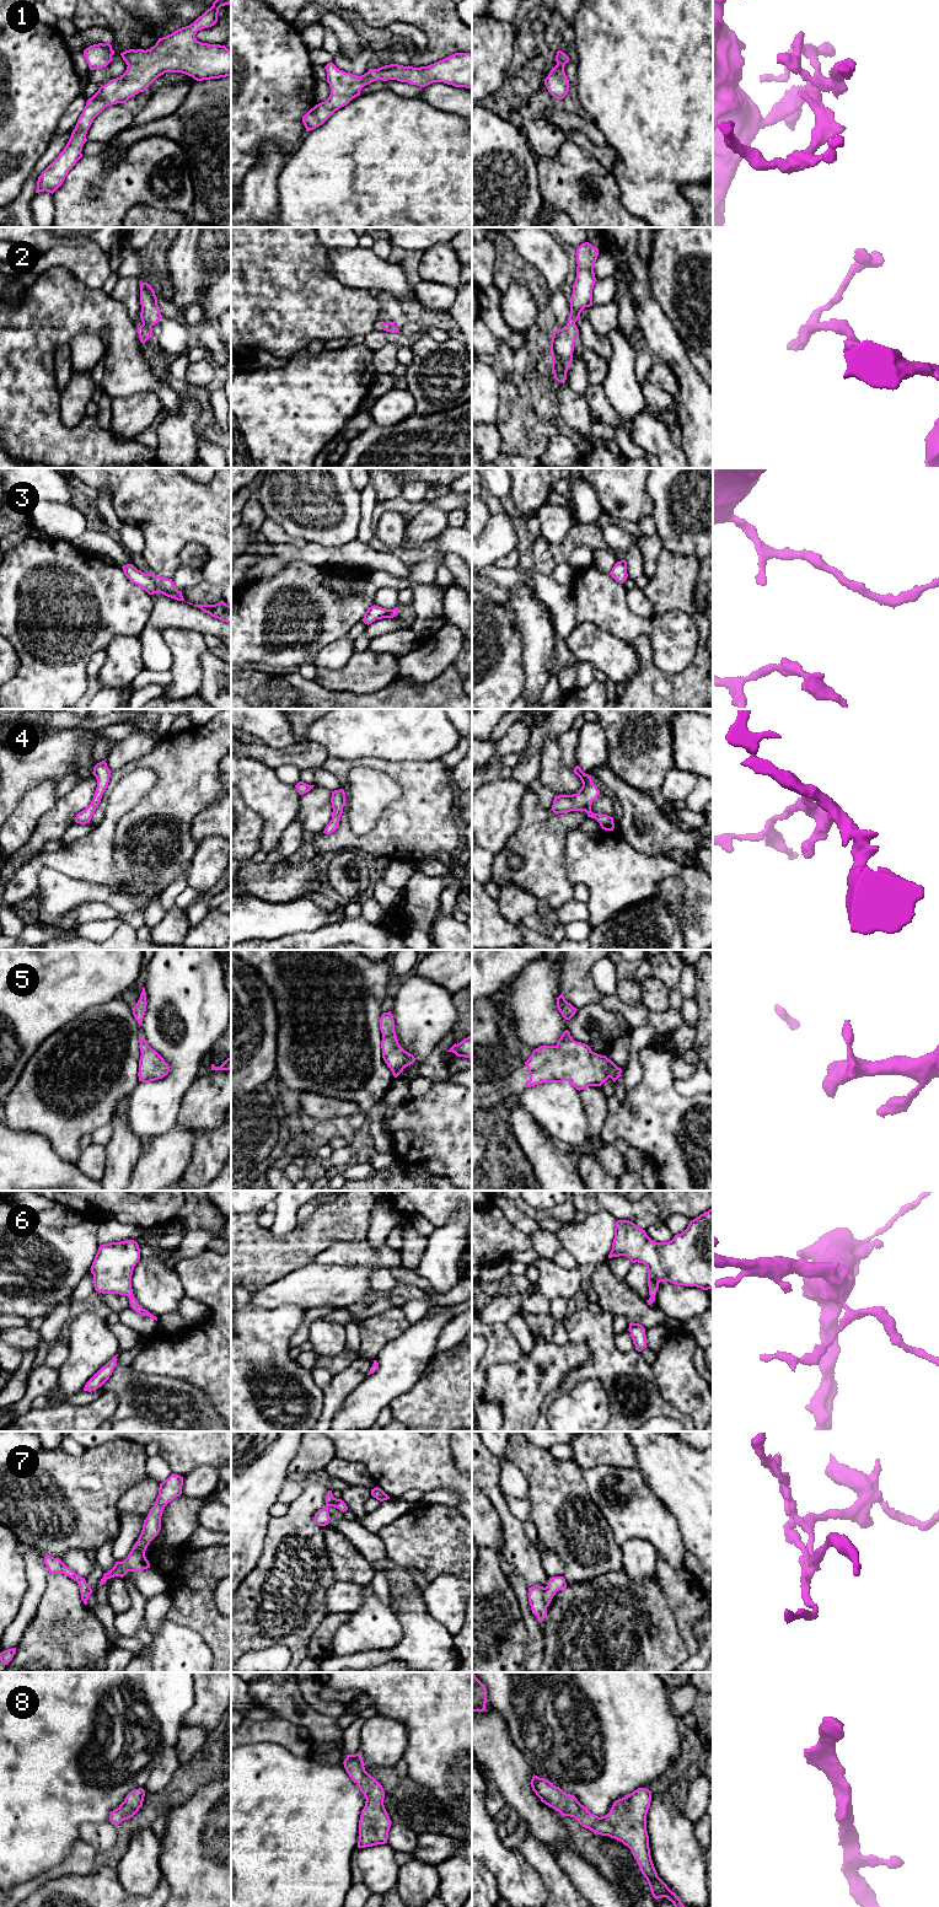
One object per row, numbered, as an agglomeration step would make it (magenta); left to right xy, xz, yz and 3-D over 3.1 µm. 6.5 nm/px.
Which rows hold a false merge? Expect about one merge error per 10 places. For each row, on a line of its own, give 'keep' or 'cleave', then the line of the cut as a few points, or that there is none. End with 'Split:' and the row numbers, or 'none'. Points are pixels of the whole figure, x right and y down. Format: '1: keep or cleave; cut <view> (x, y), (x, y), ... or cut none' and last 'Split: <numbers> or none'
1: keep; cut none
2: keep; cut none
3: keep; cut none
4: keep; cut none
5: keep; cut none
6: keep; cut none
7: keep; cut none
8: keep; cut none
Split: none

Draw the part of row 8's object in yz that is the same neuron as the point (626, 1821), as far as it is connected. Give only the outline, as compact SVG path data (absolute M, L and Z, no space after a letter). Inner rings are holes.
M533 1774L531 1787L542 1803L563 1816L574 1817L583 1827L627 1846L646 1879L653 1897L655 1900L666 1897L675 1907L685 1907L680 1897L658 1876L651 1860L646 1831L646 1814L651 1801L649 1789L638 1788L629 1795L616 1800L610 1812L599 1817L581 1805L574 1795L564 1793L548 1779Z

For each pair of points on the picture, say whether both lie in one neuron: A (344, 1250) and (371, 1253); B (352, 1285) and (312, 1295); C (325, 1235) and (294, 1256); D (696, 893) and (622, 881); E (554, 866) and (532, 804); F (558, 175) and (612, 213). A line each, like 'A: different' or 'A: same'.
A: same
B: same
C: same
D: same
E: same
F: same

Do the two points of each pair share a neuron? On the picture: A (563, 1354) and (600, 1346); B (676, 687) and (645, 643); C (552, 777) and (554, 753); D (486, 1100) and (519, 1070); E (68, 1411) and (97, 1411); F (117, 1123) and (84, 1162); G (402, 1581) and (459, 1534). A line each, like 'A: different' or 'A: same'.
A: different
B: same
C: same
D: same
E: same
F: different
G: different

